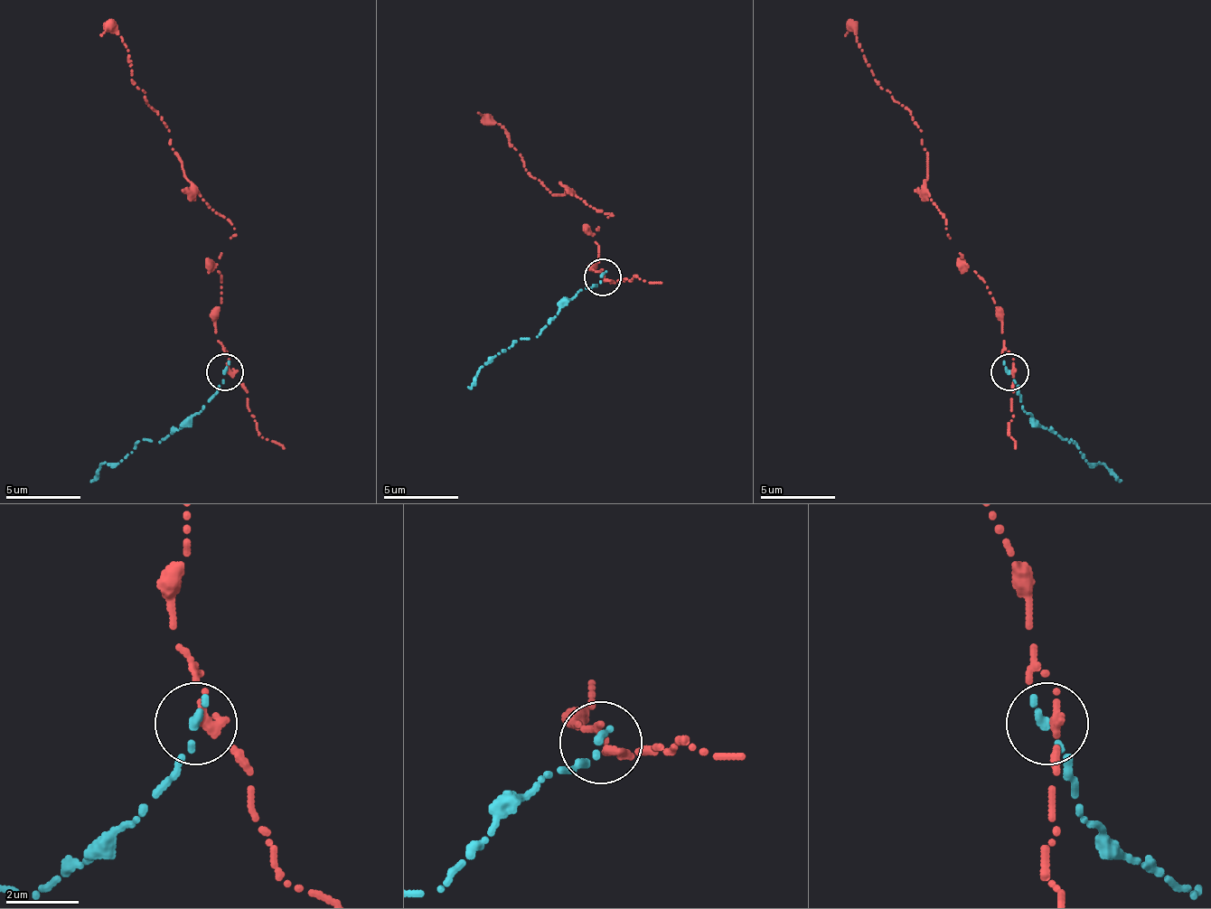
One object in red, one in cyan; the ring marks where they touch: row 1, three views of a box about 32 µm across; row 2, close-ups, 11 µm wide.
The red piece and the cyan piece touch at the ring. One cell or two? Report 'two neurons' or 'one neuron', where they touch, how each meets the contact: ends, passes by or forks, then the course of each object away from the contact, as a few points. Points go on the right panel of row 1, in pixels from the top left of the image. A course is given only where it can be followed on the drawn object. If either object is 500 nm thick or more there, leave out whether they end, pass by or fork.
one neuron; place (1009, 372); red passes by; cyan ends; course red (1012, 373), (1001, 310), (986, 284), (960, 261), (926, 179), (923, 130), (874, 79), (851, 30), (844, 37); course cyan (1009, 373), (1016, 396), (1027, 414), (1065, 440), (1072, 440), (1087, 463), (1102, 463), (1121, 481)

